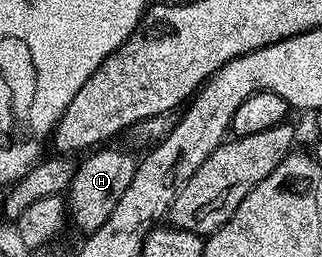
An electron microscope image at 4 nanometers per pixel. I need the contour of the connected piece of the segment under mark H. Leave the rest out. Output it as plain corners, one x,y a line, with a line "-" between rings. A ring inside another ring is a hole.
100,147
89,152
88,157
76,166
76,174
72,176
72,181
66,190
66,213
72,221
81,229
81,234
91,235
110,219
110,211
122,199
126,187
130,187
130,179
134,179
138,161
131,157
124,149
108,149
112,147

